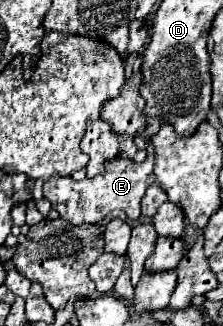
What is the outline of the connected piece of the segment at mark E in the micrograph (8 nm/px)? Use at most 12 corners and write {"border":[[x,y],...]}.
{"border":[[151,142],[143,163],[115,157],[83,181],[53,175],[43,195],[71,225],[113,209],[139,219],[155,181]]}

